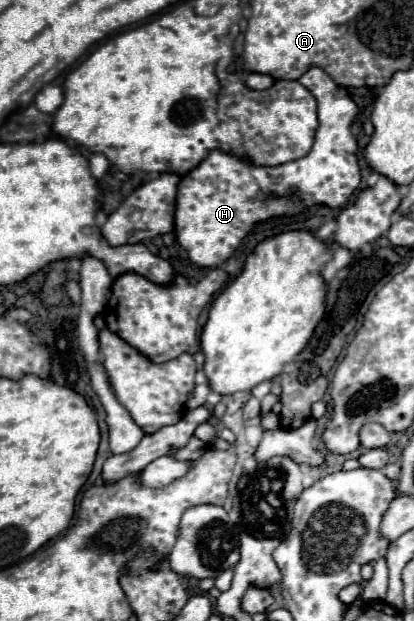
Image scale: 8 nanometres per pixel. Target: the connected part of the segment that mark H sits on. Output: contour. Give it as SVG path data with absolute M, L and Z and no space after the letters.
M310 67L298 81L312 91L318 103L320 125L310 155L276 167L260 167L244 157L216 149L182 177L176 197L176 237L188 251L190 261L198 267L222 265L258 221L294 215L316 203L342 207L358 189L358 141L352 135L352 121L358 115L358 105L348 95L346 87L336 85L320 67Z

